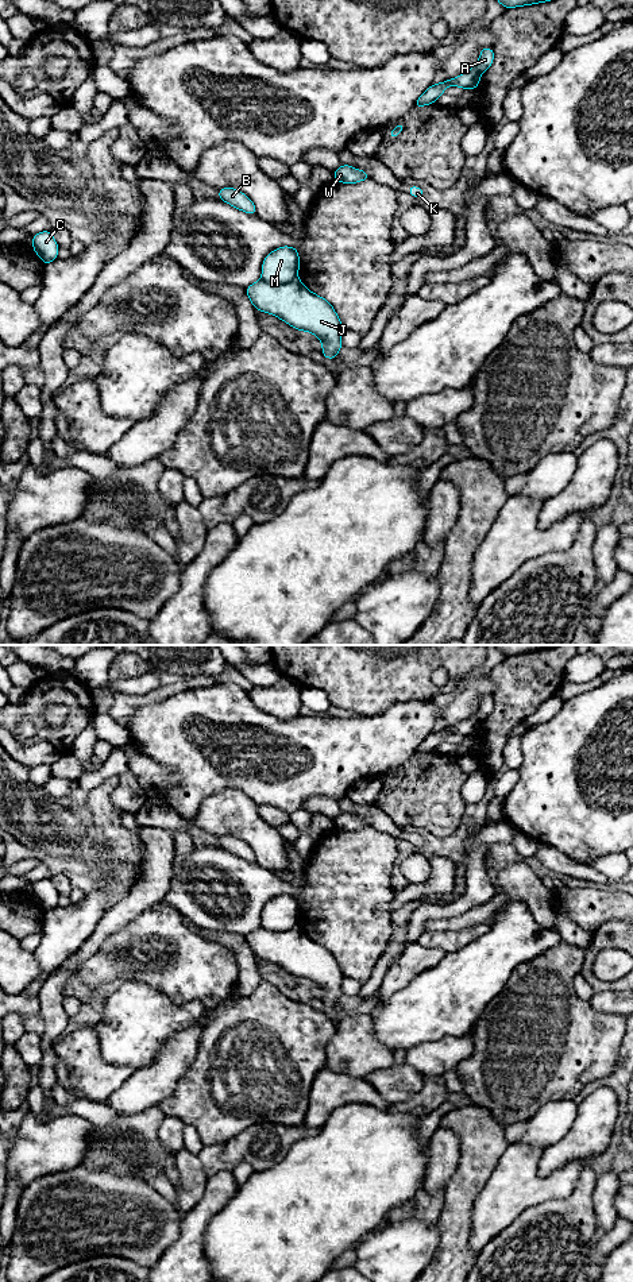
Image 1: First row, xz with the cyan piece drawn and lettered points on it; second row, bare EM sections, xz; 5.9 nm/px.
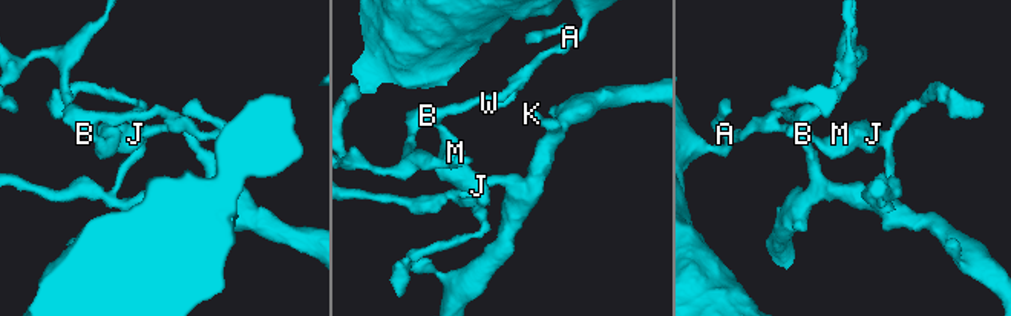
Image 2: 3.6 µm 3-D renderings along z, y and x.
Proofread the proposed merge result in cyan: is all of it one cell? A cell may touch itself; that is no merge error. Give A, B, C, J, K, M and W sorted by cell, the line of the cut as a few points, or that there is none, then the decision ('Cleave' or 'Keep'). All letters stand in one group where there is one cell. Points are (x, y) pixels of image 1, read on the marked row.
Groups: A B C M W / J K. Split along xz (296, 277), (282, 284), (267, 284), (261, 280). Cleave

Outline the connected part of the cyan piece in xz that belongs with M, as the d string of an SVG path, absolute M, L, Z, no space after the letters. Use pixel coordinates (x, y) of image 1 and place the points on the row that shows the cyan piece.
M279 247L271 251L262 264L262 281L283 285L297 278L300 256L294 247Z

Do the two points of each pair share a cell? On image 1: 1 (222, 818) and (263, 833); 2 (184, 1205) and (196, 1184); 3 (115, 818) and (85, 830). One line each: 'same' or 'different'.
1: same
2: same
3: different

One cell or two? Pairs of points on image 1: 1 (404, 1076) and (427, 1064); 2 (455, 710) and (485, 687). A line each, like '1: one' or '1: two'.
1: two
2: one

